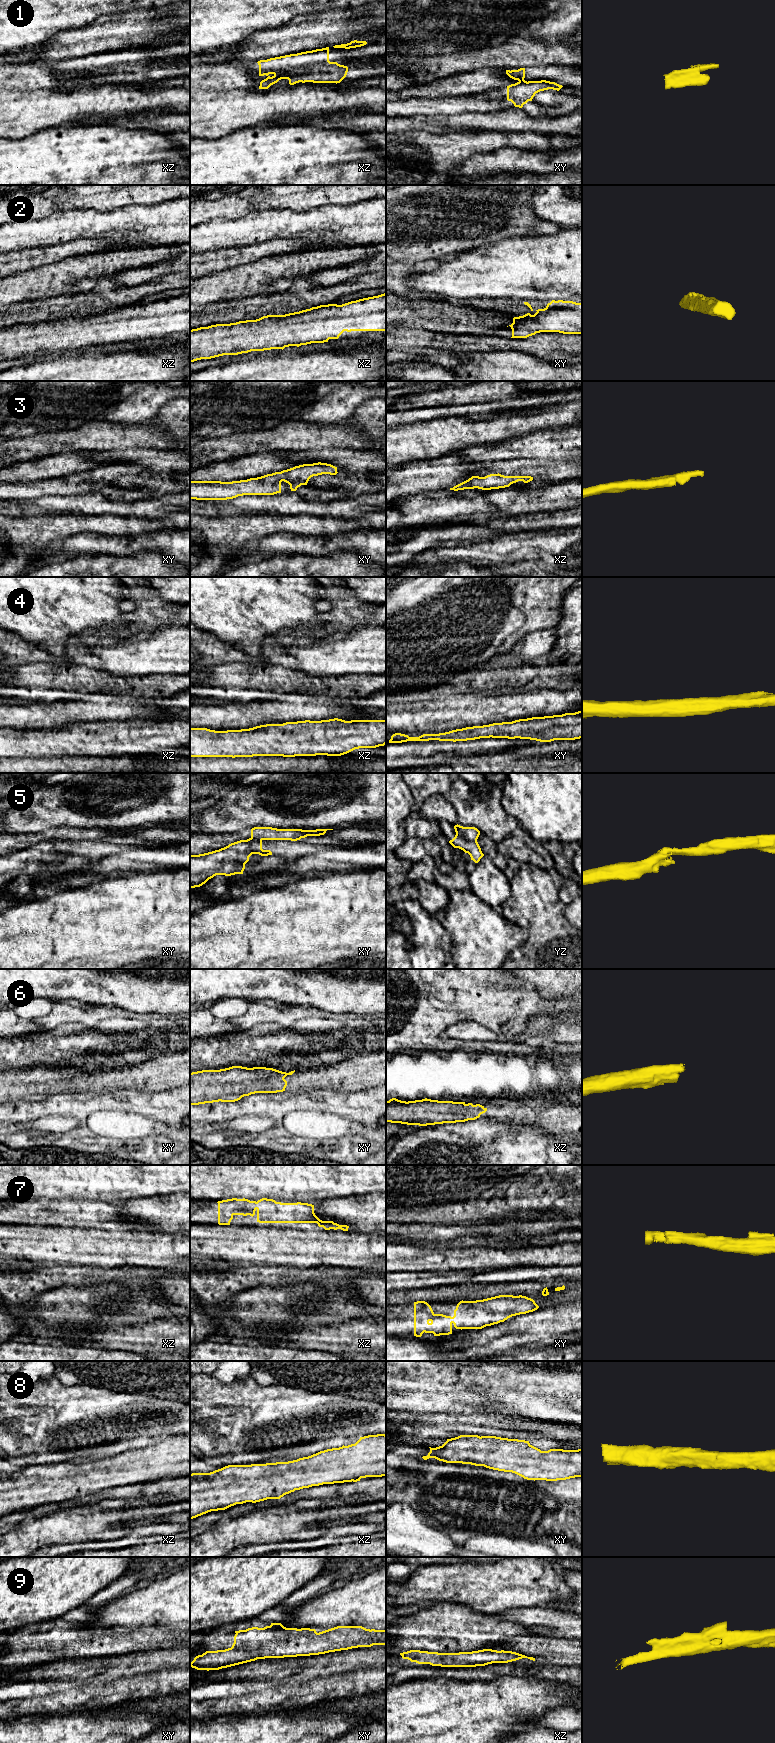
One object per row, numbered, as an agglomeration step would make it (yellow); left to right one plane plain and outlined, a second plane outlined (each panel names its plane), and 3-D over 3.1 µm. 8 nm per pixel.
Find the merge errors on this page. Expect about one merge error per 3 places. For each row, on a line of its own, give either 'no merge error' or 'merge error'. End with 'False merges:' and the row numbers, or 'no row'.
1: merge error
2: no merge error
3: no merge error
4: no merge error
5: merge error
6: no merge error
7: no merge error
8: no merge error
9: no merge error
False merges: 1, 5

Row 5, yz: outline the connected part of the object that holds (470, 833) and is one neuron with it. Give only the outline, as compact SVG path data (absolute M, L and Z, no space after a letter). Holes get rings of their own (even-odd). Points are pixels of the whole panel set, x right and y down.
M457 824L454 826L454 829L457 835L469 841L477 841L480 835L480 831L475 827L463 827Z

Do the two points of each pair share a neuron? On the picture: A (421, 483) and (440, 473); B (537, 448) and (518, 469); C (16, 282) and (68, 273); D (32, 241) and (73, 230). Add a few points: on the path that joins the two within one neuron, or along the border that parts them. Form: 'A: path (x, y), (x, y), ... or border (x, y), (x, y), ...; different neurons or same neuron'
A: path (426, 478), (432, 478), (435, 475); same neuron
B: border (551, 459), (516, 458), (504, 460); different neurons
C: path (29, 281), (55, 280); same neuron
D: path (42, 233), (52, 230), (63, 230); same neuron

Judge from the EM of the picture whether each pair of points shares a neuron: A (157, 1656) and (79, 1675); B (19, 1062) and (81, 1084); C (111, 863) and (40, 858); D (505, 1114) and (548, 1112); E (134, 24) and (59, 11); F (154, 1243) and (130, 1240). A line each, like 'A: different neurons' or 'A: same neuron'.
A: same neuron
B: different neurons
C: different neurons
D: same neuron
E: different neurons
F: same neuron

